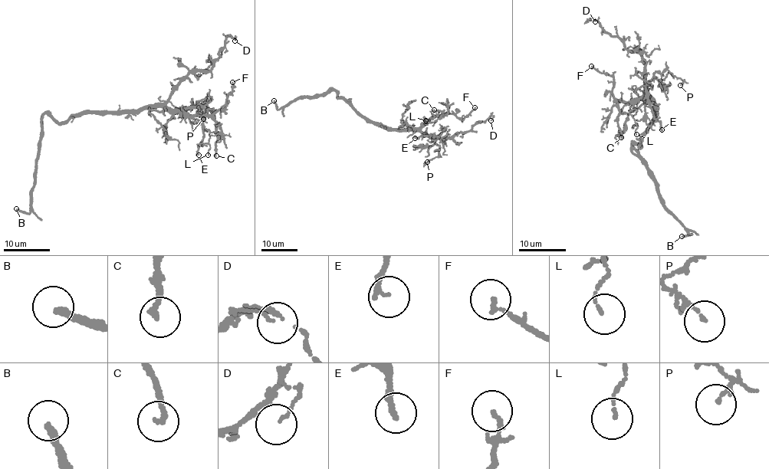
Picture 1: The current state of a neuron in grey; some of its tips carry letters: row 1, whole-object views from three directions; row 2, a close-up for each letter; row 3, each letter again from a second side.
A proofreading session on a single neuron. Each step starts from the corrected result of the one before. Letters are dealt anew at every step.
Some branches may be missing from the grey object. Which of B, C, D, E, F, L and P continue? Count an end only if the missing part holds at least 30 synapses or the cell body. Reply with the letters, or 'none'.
B

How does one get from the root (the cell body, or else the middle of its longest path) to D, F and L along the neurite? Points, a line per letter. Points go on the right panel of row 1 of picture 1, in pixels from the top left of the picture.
D: (655, 116), (654, 105), (645, 92), (644, 65), (639, 54), (628, 49), (594, 19), (588, 20), (595, 21)
F: (655, 116), (654, 105), (643, 95), (626, 103), (614, 97), (613, 78), (591, 66)
L: (655, 116), (654, 105), (643, 95), (626, 103), (618, 100), (619, 110), (635, 119), (636, 134)

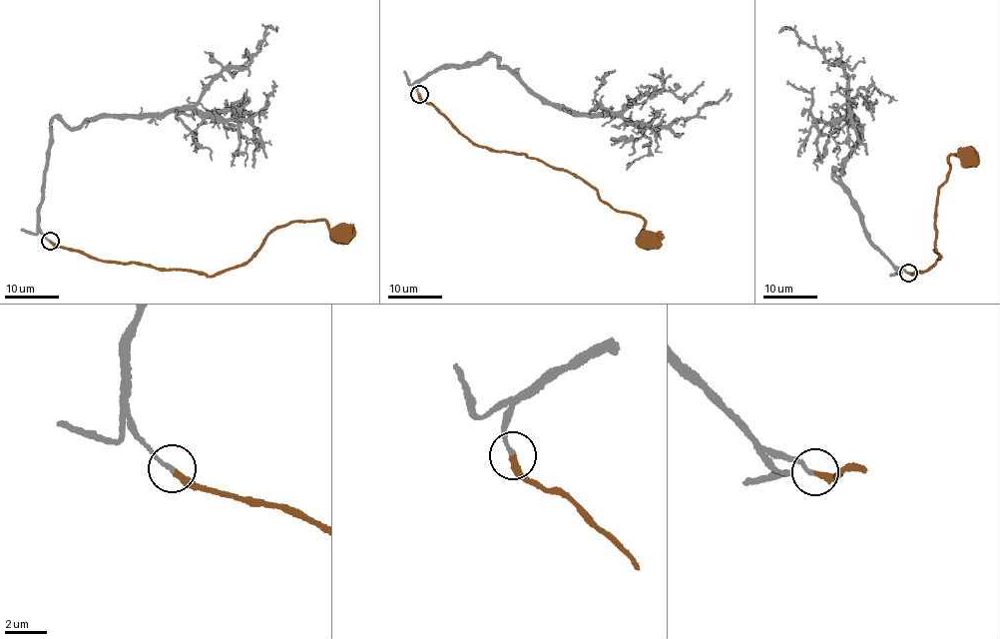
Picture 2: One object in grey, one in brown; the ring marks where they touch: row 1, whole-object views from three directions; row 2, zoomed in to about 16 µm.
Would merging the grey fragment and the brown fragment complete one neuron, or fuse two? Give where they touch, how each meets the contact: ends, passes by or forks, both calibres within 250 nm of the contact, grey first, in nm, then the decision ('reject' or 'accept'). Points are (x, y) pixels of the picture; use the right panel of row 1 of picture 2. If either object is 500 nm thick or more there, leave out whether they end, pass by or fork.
place (908, 273); grey ends; brown ends; calibres 200 and 240 nm; accept

